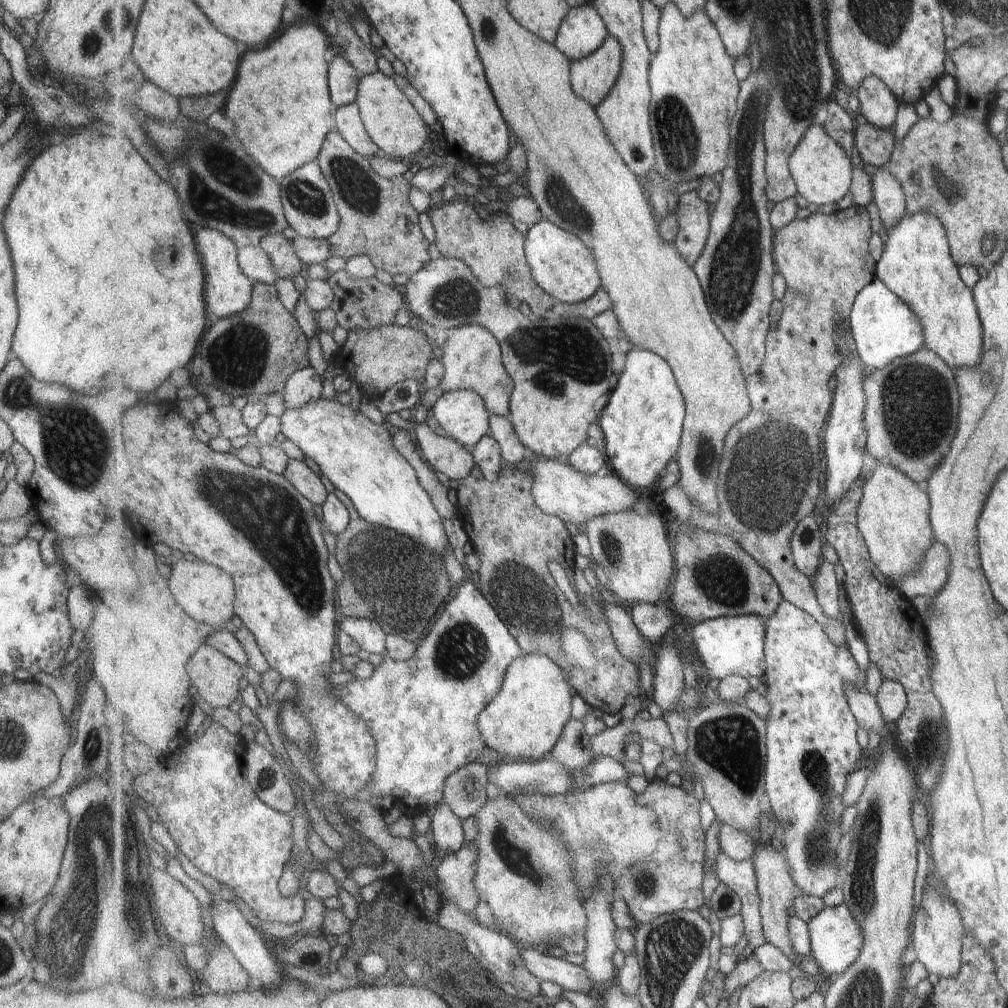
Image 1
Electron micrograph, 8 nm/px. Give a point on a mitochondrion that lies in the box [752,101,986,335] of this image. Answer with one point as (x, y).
(952, 174)

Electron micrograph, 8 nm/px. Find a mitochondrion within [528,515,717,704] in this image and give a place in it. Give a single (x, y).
(611, 547)

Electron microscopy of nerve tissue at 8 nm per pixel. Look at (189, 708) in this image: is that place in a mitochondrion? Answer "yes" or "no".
no

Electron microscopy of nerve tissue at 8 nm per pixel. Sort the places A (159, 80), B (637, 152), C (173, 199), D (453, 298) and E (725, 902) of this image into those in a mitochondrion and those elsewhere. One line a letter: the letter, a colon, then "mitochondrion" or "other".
A: other
B: mitochondrion
C: other
D: mitochondrion
E: other

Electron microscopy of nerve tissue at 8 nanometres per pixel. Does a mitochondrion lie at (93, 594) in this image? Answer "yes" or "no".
no

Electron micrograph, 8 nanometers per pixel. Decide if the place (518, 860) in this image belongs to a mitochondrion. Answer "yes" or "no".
yes

